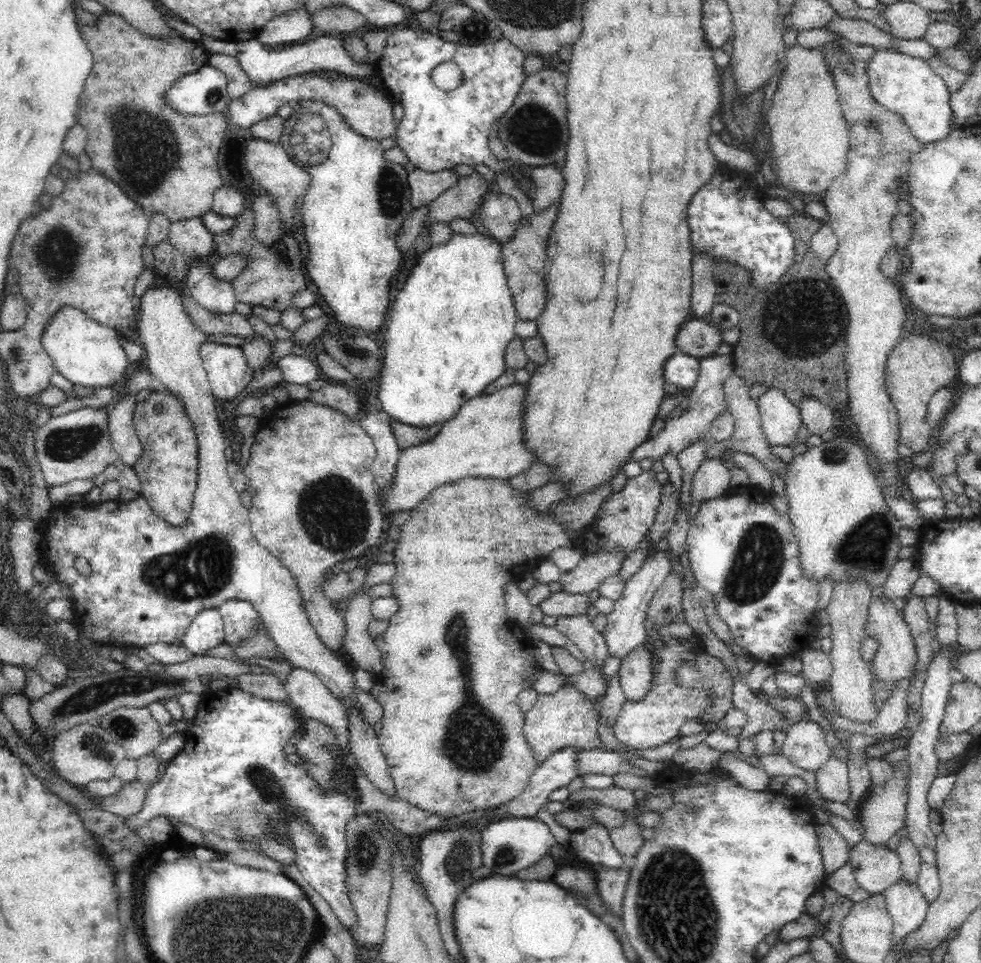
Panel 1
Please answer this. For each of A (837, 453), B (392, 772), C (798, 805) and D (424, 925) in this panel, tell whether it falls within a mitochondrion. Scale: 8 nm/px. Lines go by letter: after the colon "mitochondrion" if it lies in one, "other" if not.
A: mitochondrion
B: other
C: other
D: other

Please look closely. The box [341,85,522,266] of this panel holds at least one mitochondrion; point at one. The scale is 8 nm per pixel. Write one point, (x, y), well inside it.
(392, 193)

